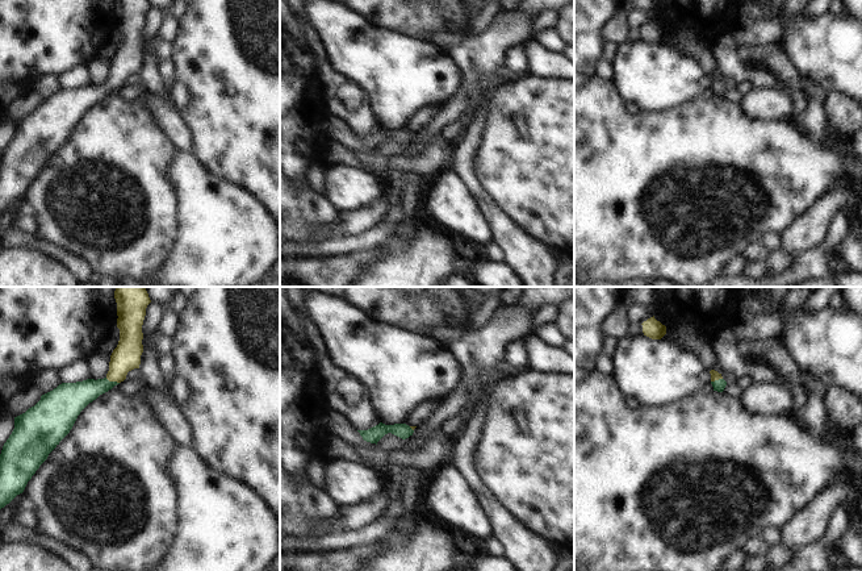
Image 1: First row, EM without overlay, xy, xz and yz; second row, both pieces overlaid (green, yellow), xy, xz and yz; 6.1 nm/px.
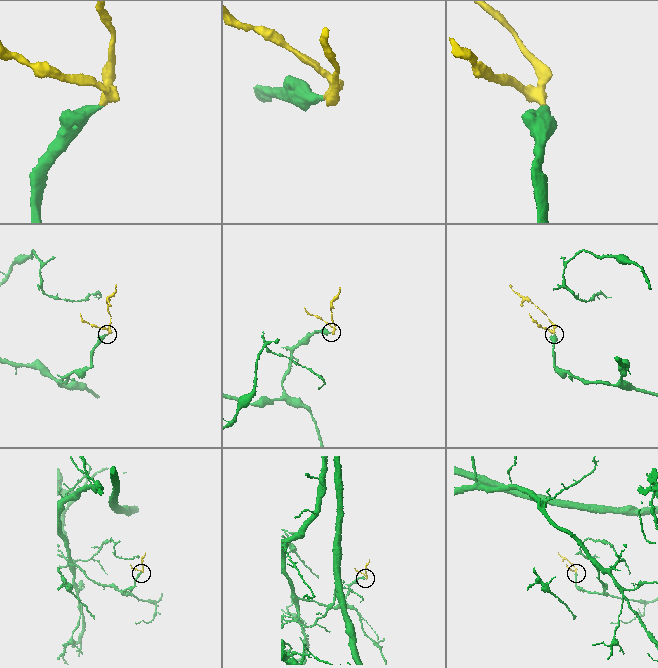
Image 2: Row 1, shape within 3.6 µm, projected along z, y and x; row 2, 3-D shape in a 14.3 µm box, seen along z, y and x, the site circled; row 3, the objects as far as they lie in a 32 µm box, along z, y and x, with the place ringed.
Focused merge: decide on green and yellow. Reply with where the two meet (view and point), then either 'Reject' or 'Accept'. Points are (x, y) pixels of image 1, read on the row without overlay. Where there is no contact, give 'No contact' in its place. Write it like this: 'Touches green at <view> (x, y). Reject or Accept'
Touches green at xy (112, 87). Accept

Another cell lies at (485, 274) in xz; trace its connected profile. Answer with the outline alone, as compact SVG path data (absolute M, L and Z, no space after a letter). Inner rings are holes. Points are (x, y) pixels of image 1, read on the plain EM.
M490 261L472 262L473 278L477 287L523 287L523 282L505 263Z

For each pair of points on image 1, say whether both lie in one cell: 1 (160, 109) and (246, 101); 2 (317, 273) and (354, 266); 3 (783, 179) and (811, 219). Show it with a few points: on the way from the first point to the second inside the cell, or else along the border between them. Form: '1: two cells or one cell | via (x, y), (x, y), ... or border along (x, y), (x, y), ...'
1: two cells | border along (179, 111), (191, 133), (191, 140)
2: one cell | via (326, 273), (338, 273), (344, 267)
3: two cells | border along (827, 191), (782, 232)

